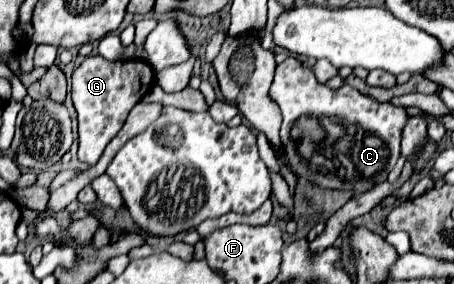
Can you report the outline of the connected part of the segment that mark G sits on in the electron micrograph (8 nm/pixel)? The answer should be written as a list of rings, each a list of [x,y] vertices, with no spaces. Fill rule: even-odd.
[[[87,56],[85,62],[75,68],[71,78],[71,96],[79,116],[79,160],[87,166],[95,166],[105,146],[123,128],[131,108],[155,86],[155,74],[143,60],[109,62],[101,56]]]

